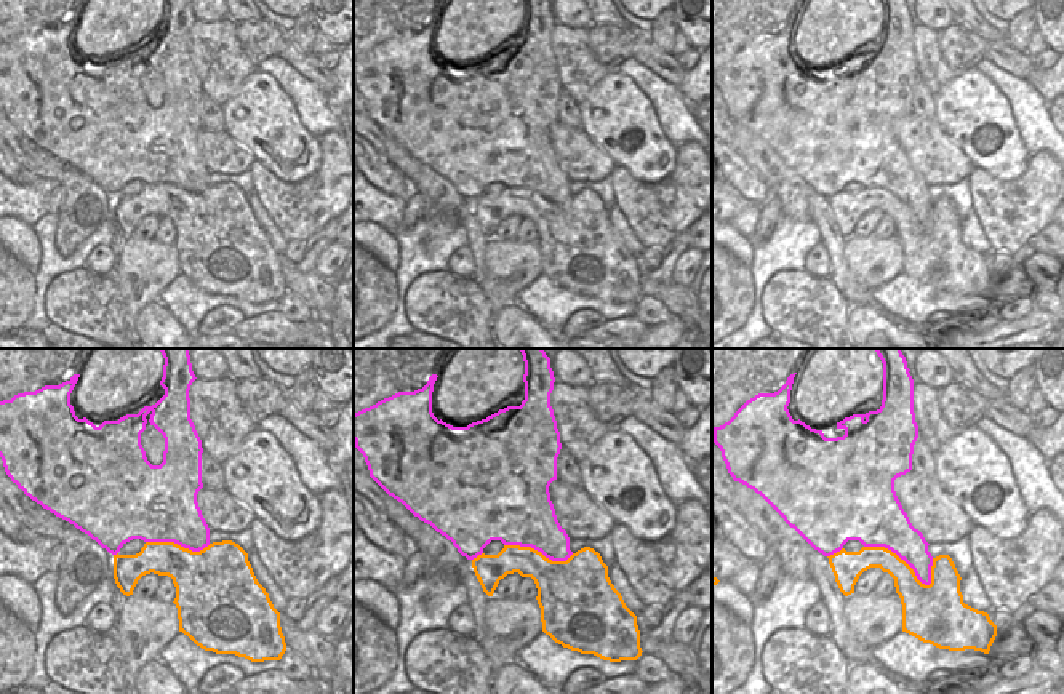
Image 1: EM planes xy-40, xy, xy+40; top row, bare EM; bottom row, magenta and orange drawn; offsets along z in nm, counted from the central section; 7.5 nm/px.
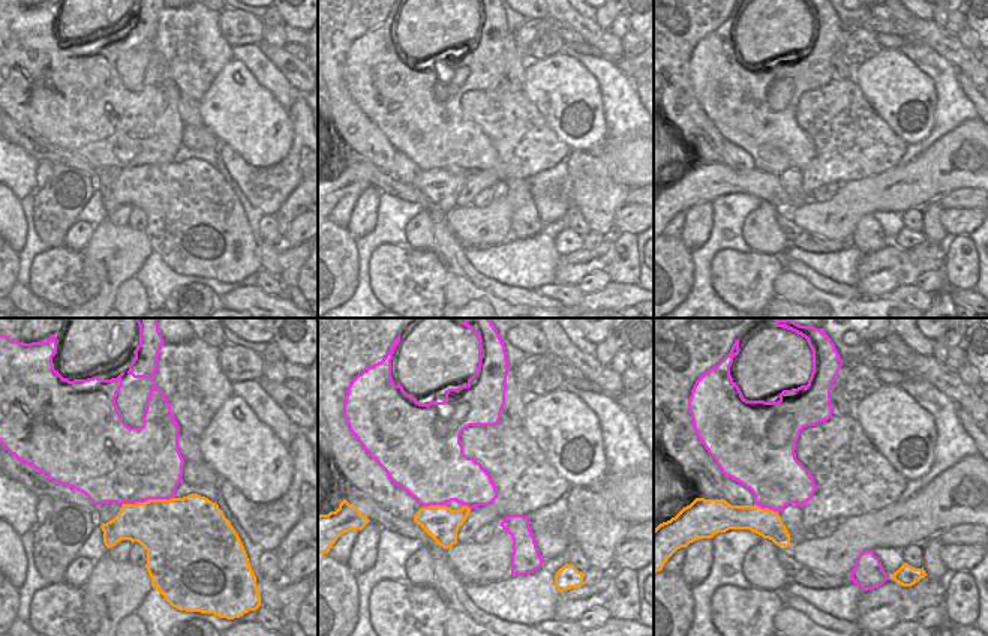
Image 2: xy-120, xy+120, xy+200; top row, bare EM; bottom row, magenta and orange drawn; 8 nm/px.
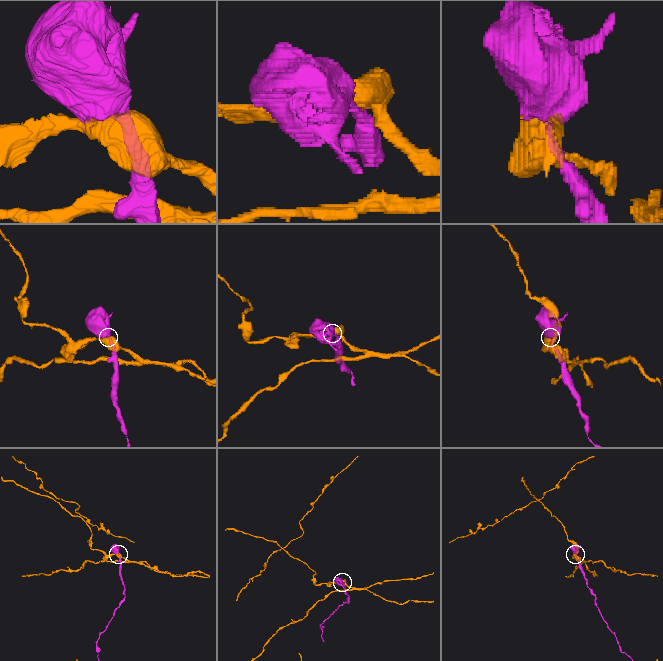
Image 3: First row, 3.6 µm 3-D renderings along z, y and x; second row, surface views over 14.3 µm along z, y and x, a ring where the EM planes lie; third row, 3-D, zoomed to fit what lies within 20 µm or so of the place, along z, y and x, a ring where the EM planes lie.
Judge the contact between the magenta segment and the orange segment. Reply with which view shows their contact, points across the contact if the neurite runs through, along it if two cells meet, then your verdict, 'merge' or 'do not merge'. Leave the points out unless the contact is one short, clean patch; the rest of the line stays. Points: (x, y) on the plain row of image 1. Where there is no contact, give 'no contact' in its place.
meets magenta in xy+40; do not merge

